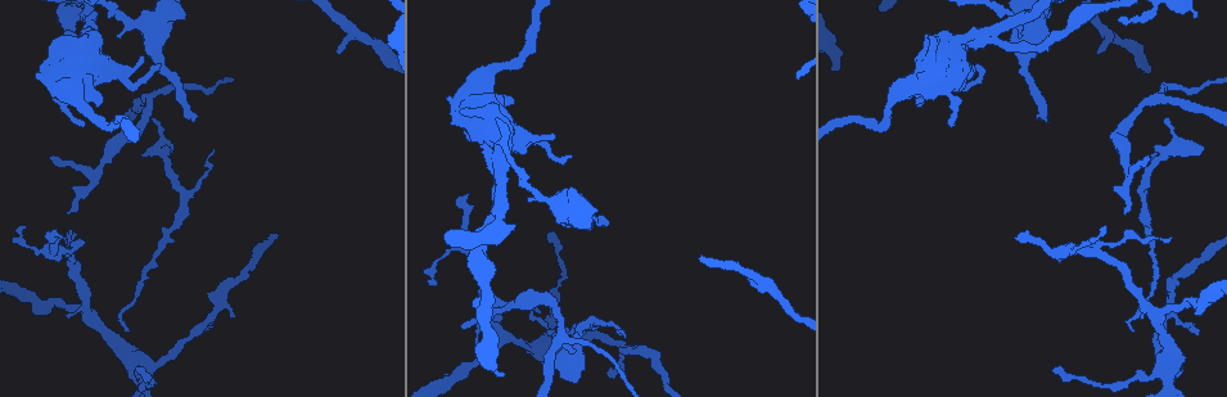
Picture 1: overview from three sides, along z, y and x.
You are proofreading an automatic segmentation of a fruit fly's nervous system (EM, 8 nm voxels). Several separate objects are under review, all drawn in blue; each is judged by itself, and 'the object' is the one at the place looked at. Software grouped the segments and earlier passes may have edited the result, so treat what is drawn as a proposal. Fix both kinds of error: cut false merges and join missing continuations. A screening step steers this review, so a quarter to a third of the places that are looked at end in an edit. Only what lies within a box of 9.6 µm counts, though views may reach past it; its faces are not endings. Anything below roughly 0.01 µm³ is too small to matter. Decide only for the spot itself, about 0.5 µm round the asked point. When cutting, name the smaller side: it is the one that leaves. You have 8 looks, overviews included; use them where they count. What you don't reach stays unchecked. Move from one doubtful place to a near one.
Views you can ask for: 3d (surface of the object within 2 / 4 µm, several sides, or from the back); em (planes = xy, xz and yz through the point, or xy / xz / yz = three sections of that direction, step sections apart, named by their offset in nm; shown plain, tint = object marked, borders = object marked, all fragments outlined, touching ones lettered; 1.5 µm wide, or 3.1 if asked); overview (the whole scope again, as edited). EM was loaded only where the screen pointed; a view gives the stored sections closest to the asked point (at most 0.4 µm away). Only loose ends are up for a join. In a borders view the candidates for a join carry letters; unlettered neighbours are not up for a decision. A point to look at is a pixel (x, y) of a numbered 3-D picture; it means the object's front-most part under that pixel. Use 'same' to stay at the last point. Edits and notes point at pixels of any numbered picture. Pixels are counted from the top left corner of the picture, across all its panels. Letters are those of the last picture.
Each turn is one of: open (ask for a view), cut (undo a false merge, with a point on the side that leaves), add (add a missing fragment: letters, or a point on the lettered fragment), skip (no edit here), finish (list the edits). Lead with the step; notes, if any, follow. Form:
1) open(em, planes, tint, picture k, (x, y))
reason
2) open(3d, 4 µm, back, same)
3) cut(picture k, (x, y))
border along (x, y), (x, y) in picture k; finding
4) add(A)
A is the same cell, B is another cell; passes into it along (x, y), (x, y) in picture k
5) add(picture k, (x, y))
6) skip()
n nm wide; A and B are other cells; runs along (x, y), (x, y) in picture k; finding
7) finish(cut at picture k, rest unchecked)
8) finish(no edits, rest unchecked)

open(3d, 2 µm, picture 1, (51, 156))
free end

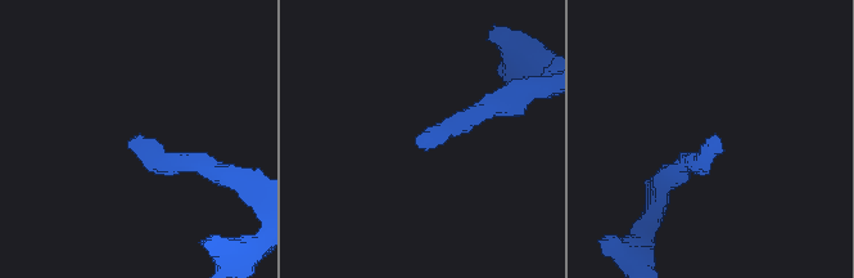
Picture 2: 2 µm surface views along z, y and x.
open(em, xz, step 4, tint, picture 2, (420, 146))
shape alone is not enough

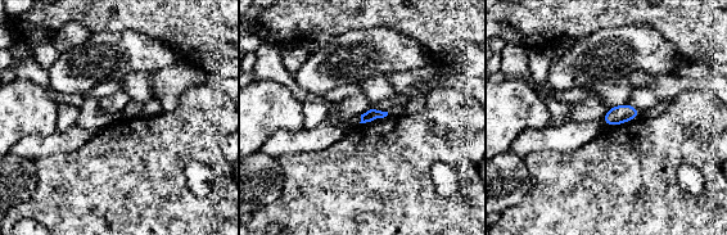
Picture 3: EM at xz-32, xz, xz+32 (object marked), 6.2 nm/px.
open(em, planes, borders, same)
another direction

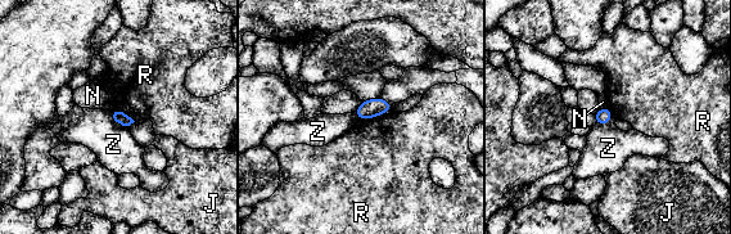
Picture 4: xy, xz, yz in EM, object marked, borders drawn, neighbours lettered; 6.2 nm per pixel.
skip()
J, N, R and Z are other cells; border along (109, 111), (117, 124), (126, 126) in picture 4; none of them fits

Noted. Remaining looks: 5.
open(em, planes, borders, picture 1, (540, 311))
free end

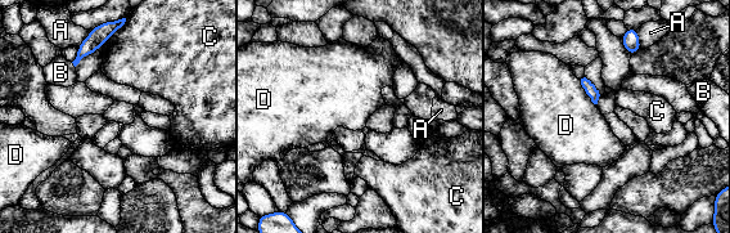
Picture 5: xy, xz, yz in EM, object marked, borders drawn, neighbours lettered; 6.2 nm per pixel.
skip()
D touches over 190 nm; A, B, C and D are other cells; border along (638, 34), (641, 48) in picture 5; none of them fits

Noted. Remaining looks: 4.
open(em, xz, step 8, tint, picture 1, (74, 258))
abrupt turn

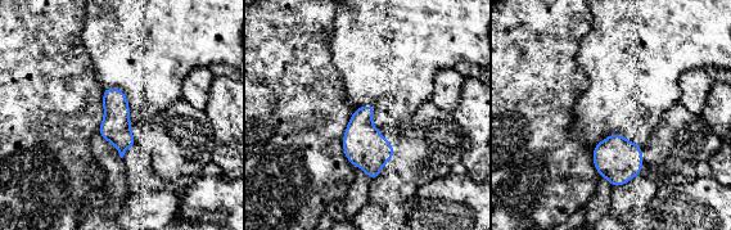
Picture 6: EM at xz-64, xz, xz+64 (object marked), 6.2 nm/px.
open(em, xz, step 8, borders, same)
see the neighbours

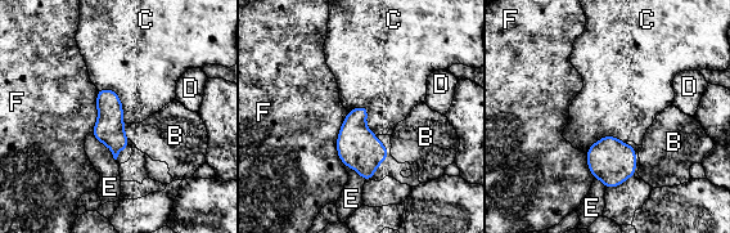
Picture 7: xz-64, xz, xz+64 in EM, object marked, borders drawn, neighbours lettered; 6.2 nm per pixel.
skip()
190 nm wide; B, C, D, E and F are other cells; border along (124, 122), (124, 133), (129, 138) in picture 7; one neuron here

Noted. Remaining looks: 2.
finish(no edits, rest unchecked)

